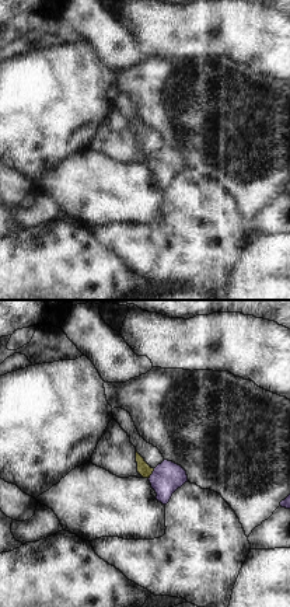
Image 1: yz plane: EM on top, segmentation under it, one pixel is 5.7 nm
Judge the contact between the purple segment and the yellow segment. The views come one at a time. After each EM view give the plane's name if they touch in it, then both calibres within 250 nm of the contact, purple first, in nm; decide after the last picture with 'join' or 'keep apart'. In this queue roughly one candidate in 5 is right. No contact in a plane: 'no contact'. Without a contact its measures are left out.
contact in yz; calibres 180 and 80 nm

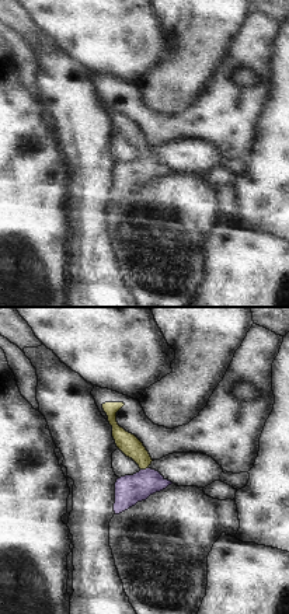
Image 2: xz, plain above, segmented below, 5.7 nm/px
contact in xz; calibres 170 and 120 nm

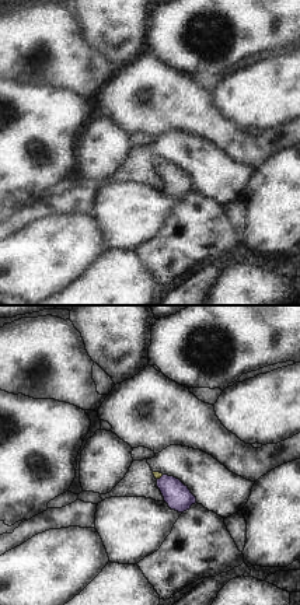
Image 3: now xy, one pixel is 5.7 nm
contact in xy; calibres 150 and 50 nm

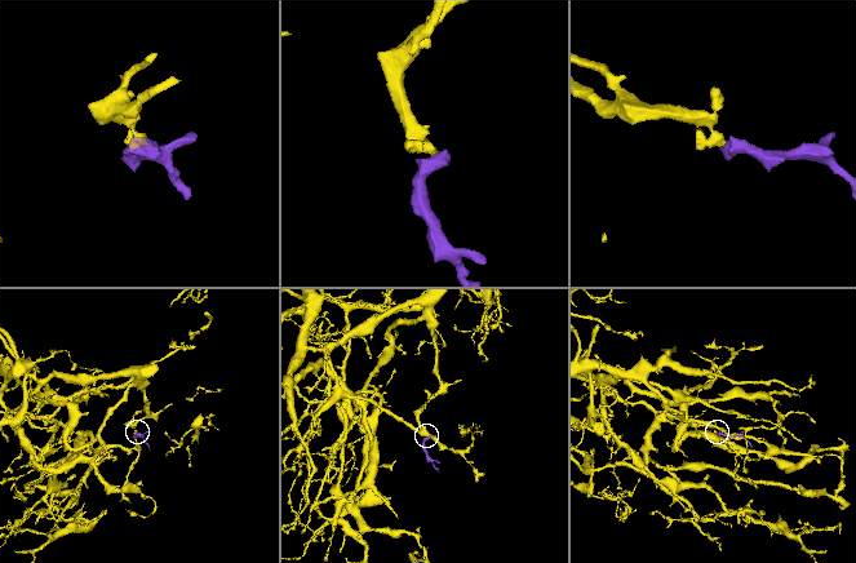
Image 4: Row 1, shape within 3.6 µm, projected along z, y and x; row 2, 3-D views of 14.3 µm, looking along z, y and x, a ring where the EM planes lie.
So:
join

